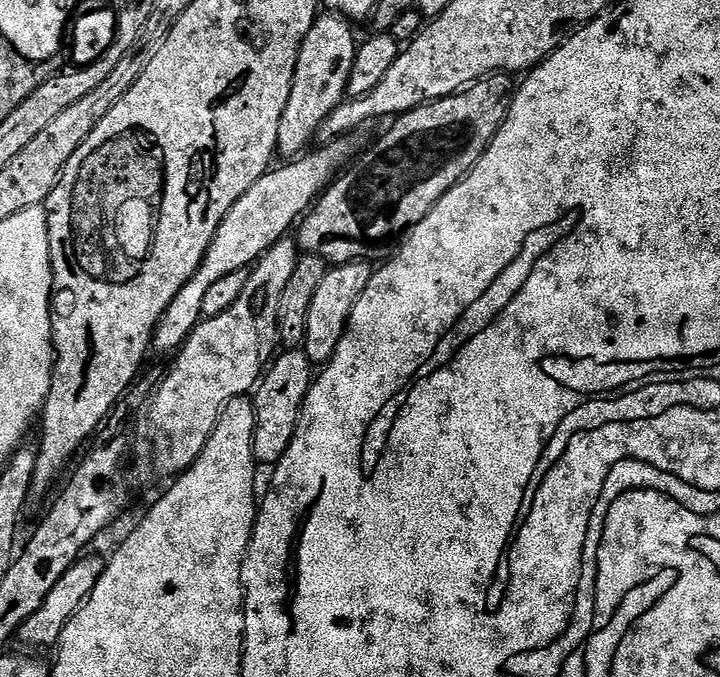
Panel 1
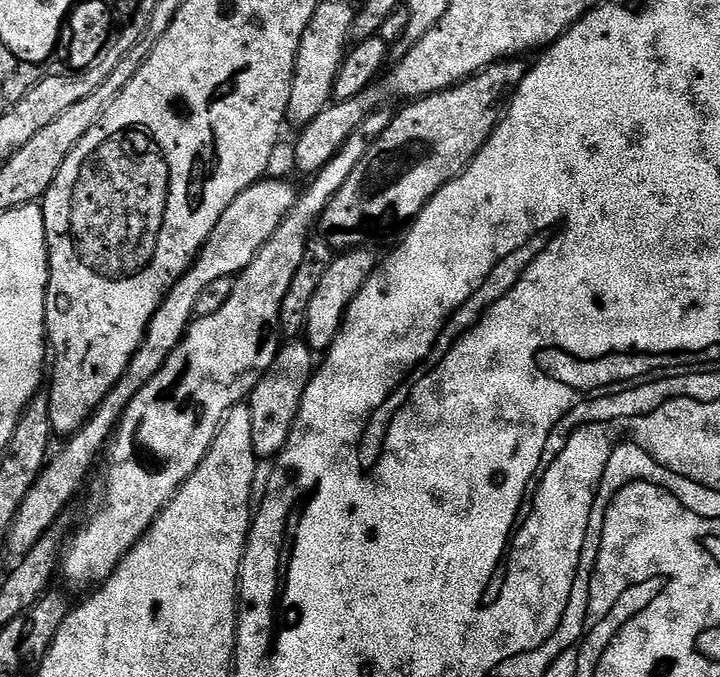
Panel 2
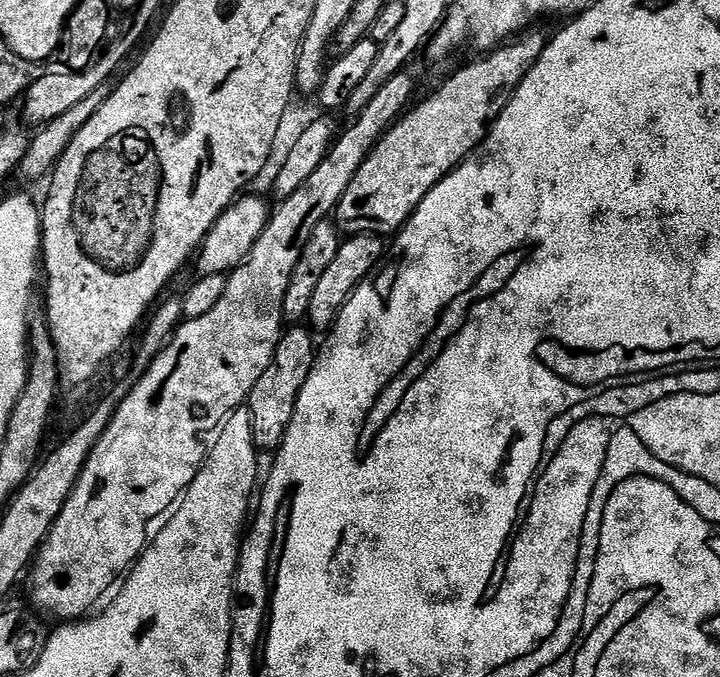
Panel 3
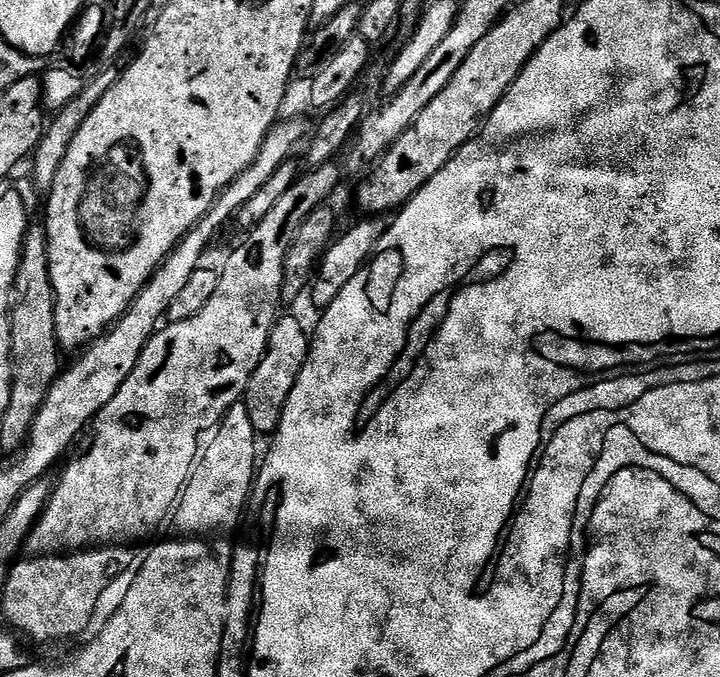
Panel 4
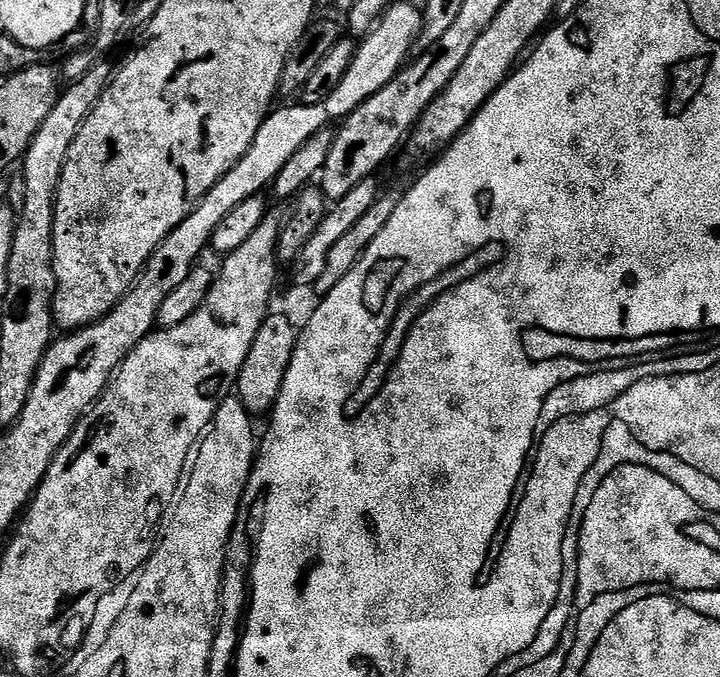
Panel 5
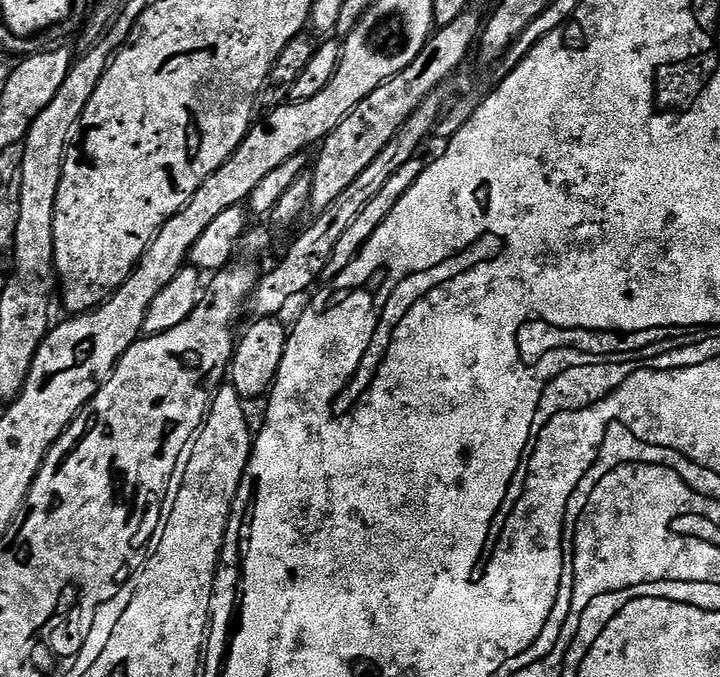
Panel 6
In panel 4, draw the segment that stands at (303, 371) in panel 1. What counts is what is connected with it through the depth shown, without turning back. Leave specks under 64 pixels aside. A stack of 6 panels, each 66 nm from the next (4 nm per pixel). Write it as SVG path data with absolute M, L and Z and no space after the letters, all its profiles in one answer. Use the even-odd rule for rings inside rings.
M281 315L270 330L264 356L258 362L242 397L242 403L250 414L250 422L258 434L275 433L280 425L286 398L290 396L290 390L294 388L294 382L308 357L309 347L310 336L304 333L303 326L292 316Z

